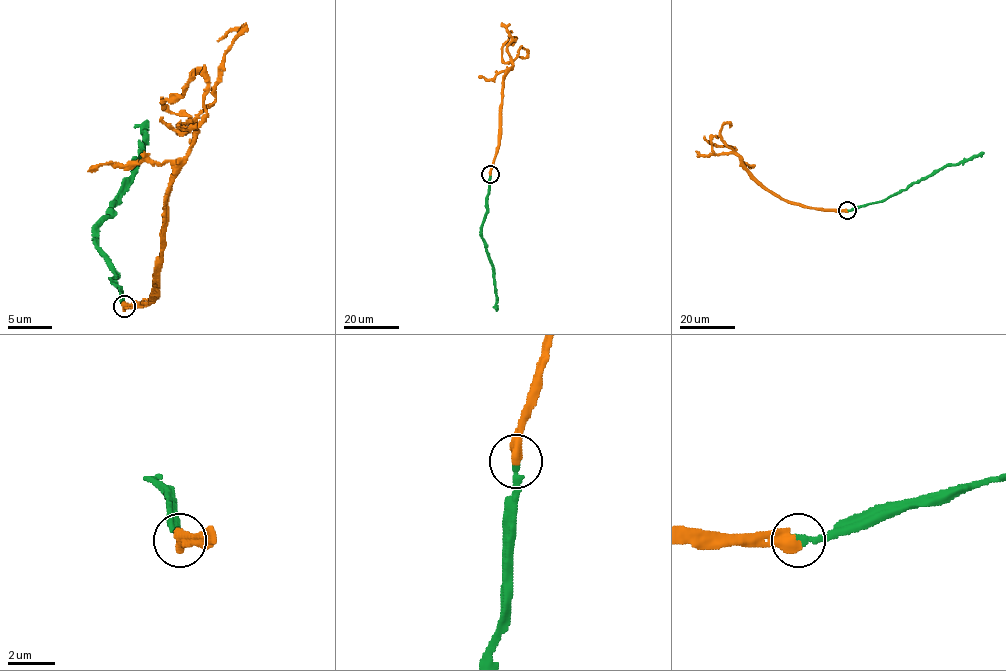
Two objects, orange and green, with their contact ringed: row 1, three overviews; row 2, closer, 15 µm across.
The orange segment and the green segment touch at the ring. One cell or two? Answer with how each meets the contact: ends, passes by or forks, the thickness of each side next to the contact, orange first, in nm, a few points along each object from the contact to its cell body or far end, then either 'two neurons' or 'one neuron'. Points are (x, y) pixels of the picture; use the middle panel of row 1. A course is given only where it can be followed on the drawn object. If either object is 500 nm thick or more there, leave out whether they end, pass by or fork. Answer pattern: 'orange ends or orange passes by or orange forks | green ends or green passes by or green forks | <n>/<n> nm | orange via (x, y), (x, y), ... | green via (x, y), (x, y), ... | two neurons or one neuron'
500/340 nm | orange via (490, 174), (497, 149), (504, 76), (512, 67), (521, 47), (527, 50), (526, 56), (519, 56) | green via (490, 174), (481, 236), (494, 274), (496, 310) | one neuron

